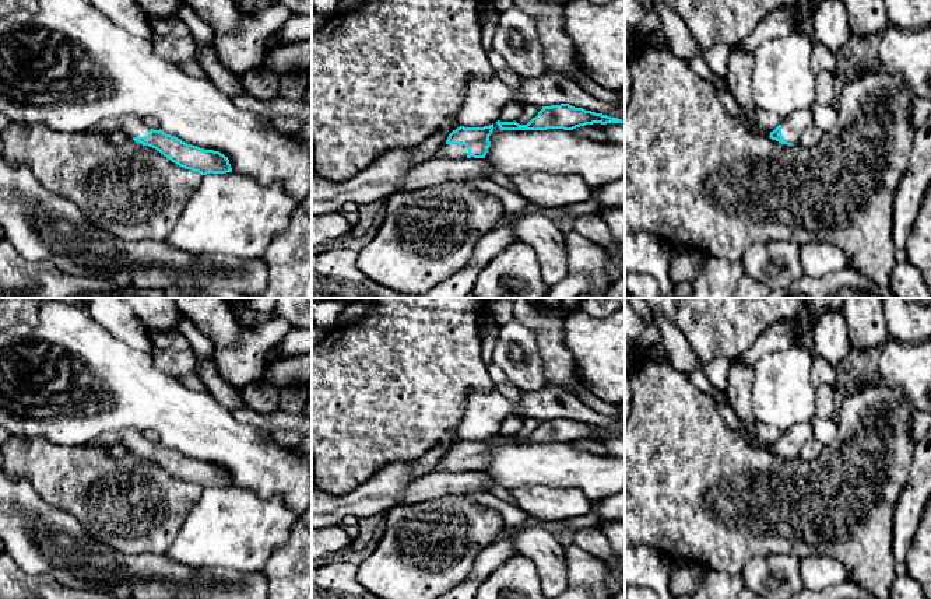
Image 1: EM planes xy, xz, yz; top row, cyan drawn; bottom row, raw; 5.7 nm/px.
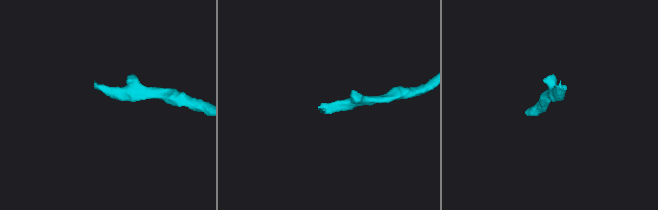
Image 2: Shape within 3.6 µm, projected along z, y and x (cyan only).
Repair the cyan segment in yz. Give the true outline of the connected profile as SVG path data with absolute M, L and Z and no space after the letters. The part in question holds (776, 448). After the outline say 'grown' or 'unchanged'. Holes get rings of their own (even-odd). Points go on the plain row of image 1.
M804 421L784 430L783 435L770 445L769 451L781 458L794 459L798 458L802 445L812 438L812 424L809 421Z | grown

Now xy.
M123 428L101 435L89 442L89 445L105 448L117 444L126 446L136 456L155 462L185 483L192 483L201 488L232 486L228 470L219 465L187 458L178 451L164 446L161 442L150 442L140 430Z | grown

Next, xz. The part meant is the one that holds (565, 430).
M569 417L542 420L535 431L527 438L519 438L514 435L500 435L496 438L500 444L547 444L547 442L563 442L573 444L580 439L593 437L625 437L618 431L611 431L602 427L586 424L583 421L575 421Z | unchanged

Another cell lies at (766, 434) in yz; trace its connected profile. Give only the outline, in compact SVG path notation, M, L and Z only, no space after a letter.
M756 420L756 432L762 442L773 445L783 435L783 430L777 427L770 427L765 423Z

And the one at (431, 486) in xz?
M486 472L436 473L411 481L397 505L418 504L446 495L461 497L470 491L488 491L496 480Z

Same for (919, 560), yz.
M931 495L921 512L906 565L907 574L921 585L927 599L931 599Z

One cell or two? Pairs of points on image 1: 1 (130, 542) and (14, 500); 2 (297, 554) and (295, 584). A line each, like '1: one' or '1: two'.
1: two
2: one

